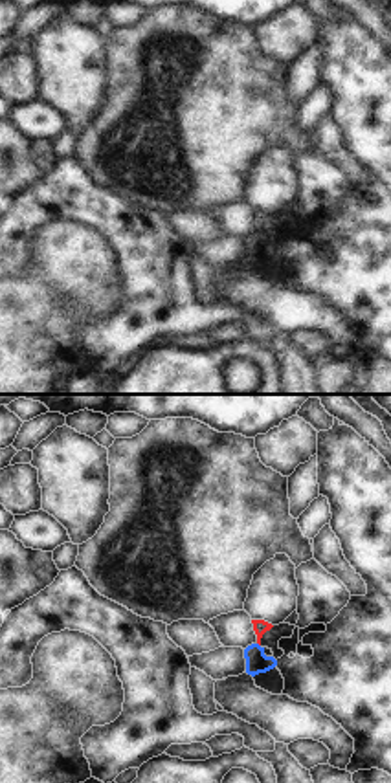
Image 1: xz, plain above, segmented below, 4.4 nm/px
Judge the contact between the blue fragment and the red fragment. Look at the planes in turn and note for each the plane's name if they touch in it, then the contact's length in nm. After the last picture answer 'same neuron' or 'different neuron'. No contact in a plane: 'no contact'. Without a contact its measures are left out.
no contact

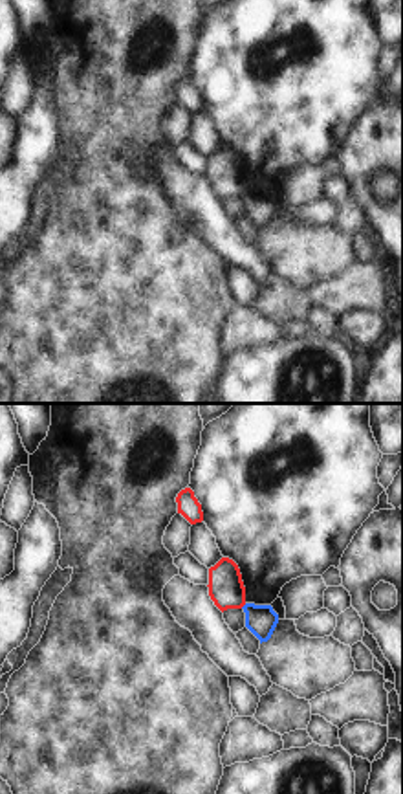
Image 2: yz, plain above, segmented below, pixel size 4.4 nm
meets blue in yz; contact 40 nm long

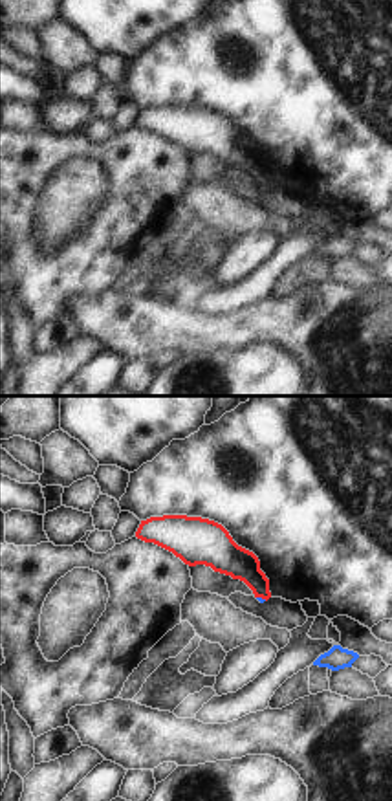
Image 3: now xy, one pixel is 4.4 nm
meets blue in xy; contact 50 nm long

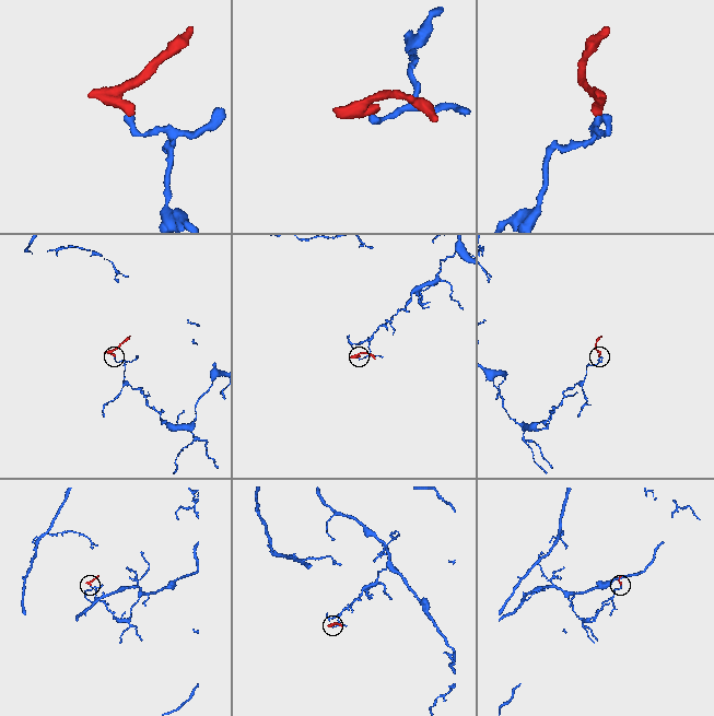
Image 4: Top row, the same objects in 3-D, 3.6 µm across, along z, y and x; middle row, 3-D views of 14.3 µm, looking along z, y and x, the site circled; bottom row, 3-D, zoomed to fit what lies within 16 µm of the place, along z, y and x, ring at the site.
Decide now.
different neuron

